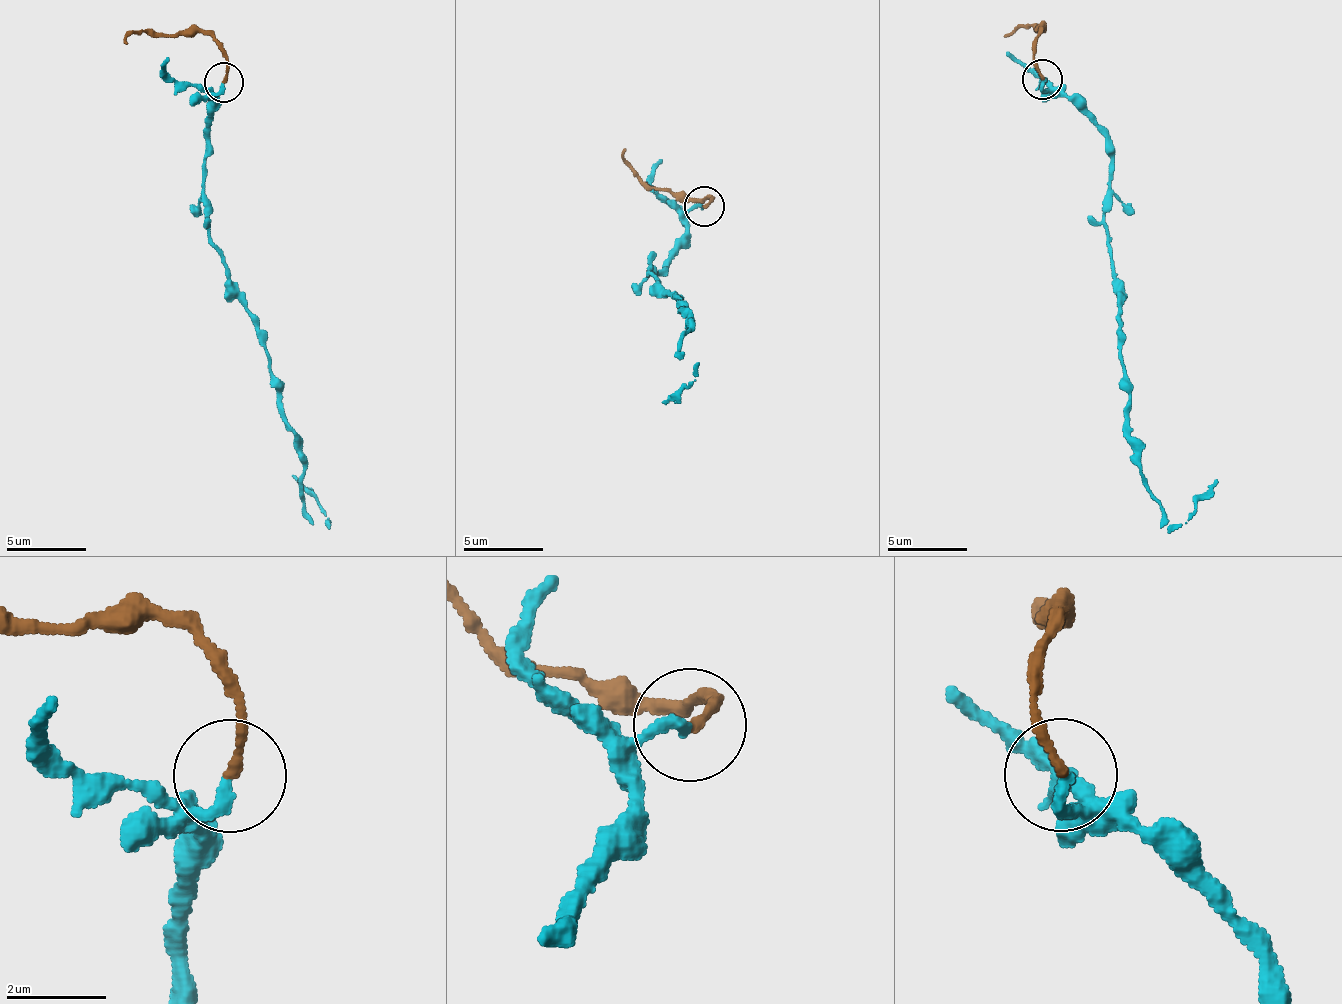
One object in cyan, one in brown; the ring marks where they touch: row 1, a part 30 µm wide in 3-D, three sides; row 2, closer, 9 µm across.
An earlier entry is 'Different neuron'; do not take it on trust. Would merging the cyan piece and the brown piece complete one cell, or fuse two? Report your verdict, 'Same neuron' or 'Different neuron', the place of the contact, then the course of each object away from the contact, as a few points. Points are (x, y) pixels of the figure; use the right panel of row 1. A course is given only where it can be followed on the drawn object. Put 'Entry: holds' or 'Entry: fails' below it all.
Different neuron. Place: (1042, 79). Course of cyan: (1041, 82), (1104, 137), (1105, 232), (1135, 465), (1167, 526), (1182, 526), (1218, 481). Course of brown: (1041, 78), (1037, 50), (1041, 29), (1018, 24), (1003, 35)
Entry: holds

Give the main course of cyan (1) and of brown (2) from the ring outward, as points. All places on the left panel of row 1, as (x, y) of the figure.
1: (222, 85), (209, 100), (206, 234), (266, 348), (275, 408), (296, 435), (306, 514), (330, 521), (293, 476)
2: (222, 81), (226, 53), (206, 33), (133, 30), (126, 43)

